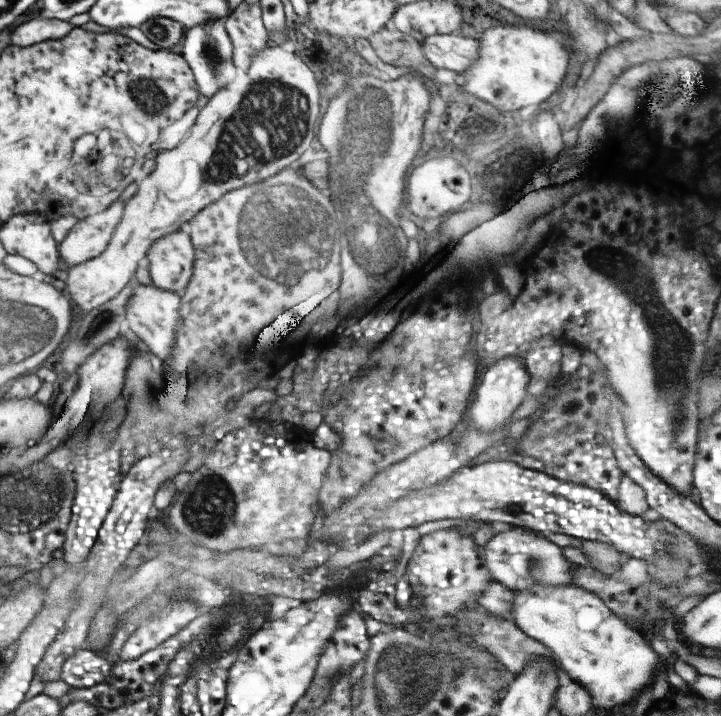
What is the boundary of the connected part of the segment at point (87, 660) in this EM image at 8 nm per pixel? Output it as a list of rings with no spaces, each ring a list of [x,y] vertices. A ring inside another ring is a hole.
[[[78,650],[76,654],[66,659],[64,666],[62,665],[60,678],[75,691],[100,684],[114,672],[118,671],[112,672],[110,662],[104,660],[102,656],[96,656],[94,652],[88,652],[88,650]]]

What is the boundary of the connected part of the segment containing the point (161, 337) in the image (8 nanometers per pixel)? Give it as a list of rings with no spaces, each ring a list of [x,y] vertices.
[[[140,285],[135,290],[126,304],[126,320],[129,328],[150,348],[150,354],[154,354],[166,362],[172,348],[176,344],[176,326],[181,322],[180,318],[181,297],[172,291],[163,291],[156,286]]]

